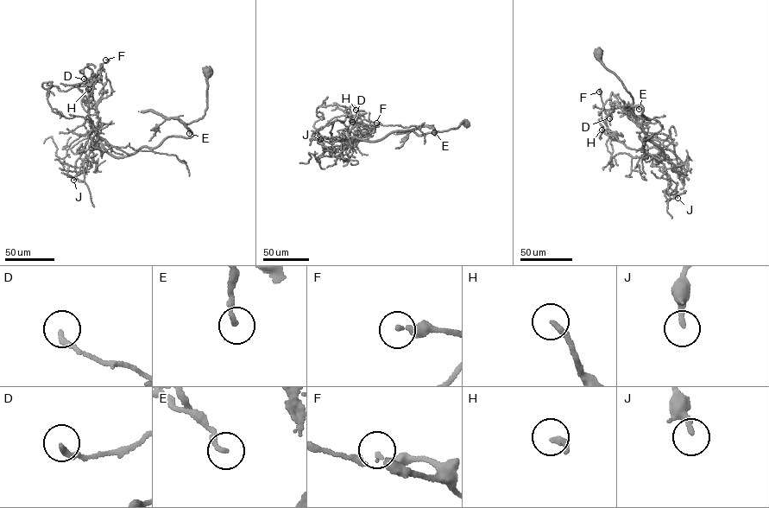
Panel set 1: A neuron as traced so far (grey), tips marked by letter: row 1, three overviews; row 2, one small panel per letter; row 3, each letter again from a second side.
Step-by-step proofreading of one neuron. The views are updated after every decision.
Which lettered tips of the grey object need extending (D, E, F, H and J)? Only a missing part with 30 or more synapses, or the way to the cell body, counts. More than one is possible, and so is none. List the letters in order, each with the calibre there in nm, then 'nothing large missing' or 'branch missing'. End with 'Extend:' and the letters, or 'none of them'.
D: 220 nm thick; nothing large missing
E: 200 nm thick; nothing large missing
F: 280 nm thick; nothing large missing
H: 240 nm thick; nothing large missing
J: 200 nm thick; nothing large missing
Extend: none of them

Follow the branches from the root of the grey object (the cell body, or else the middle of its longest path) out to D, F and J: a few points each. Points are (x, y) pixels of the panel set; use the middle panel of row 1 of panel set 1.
D: (465, 122), (432, 127), (437, 135), (407, 130), (351, 143), (362, 132), (352, 122)
F: (465, 122), (445, 130), (432, 127), (437, 135), (407, 130), (350, 142), (350, 117), (376, 123)
J: (465, 122), (432, 127), (437, 135), (408, 130), (343, 140), (343, 130), (342, 140), (320, 139)

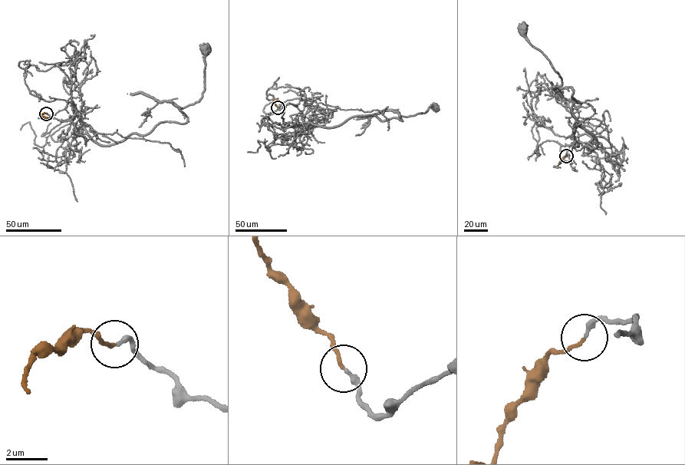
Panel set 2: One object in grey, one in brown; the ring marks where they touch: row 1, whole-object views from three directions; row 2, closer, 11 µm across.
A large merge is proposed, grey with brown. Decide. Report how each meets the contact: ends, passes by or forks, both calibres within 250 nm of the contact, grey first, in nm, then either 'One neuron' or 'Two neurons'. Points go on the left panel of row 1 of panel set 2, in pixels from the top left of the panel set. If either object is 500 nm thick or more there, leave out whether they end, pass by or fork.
At the ring grey ends. At the ring brown ends. Thickness 240 nm (grey) against 150 nm. One neuron

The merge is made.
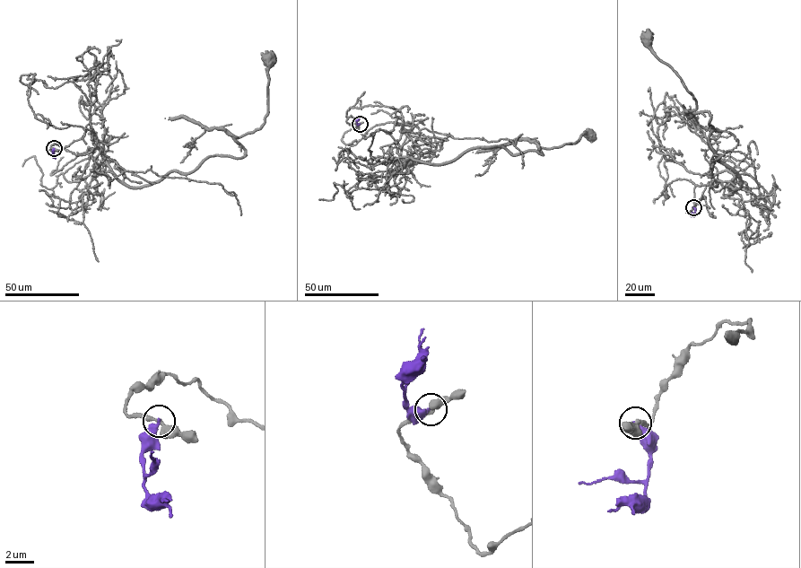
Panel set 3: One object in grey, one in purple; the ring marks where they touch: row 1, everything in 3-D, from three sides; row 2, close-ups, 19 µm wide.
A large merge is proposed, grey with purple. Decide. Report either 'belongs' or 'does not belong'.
does not belong

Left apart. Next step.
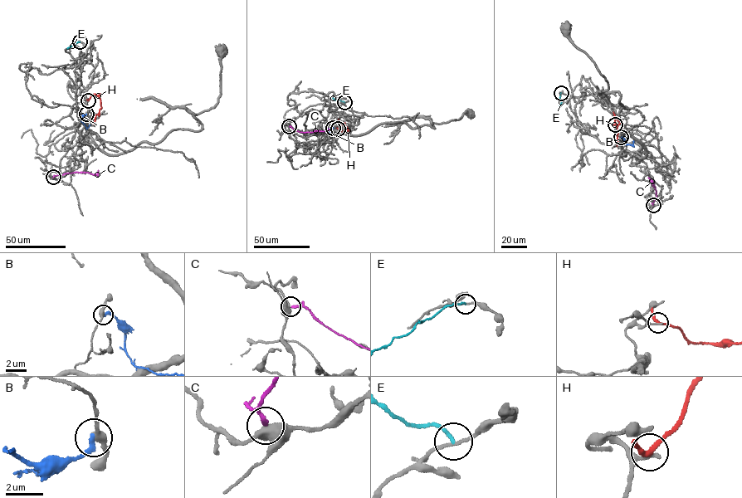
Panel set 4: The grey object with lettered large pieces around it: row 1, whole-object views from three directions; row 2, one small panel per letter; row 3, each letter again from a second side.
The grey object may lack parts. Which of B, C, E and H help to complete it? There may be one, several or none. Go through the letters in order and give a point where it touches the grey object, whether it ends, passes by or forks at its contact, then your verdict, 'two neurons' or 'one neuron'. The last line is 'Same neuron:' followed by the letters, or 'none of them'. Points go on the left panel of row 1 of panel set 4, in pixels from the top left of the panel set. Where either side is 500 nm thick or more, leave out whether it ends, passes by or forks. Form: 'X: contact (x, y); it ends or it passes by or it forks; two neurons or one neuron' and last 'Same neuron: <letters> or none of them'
B: contact (86, 114); it ends; two neurons
C: contact (53, 177); two neurons
E: contact (80, 41); it ends; two neurons
H: contact (88, 100); it passes by; two neurons
Same neuron: none of them

